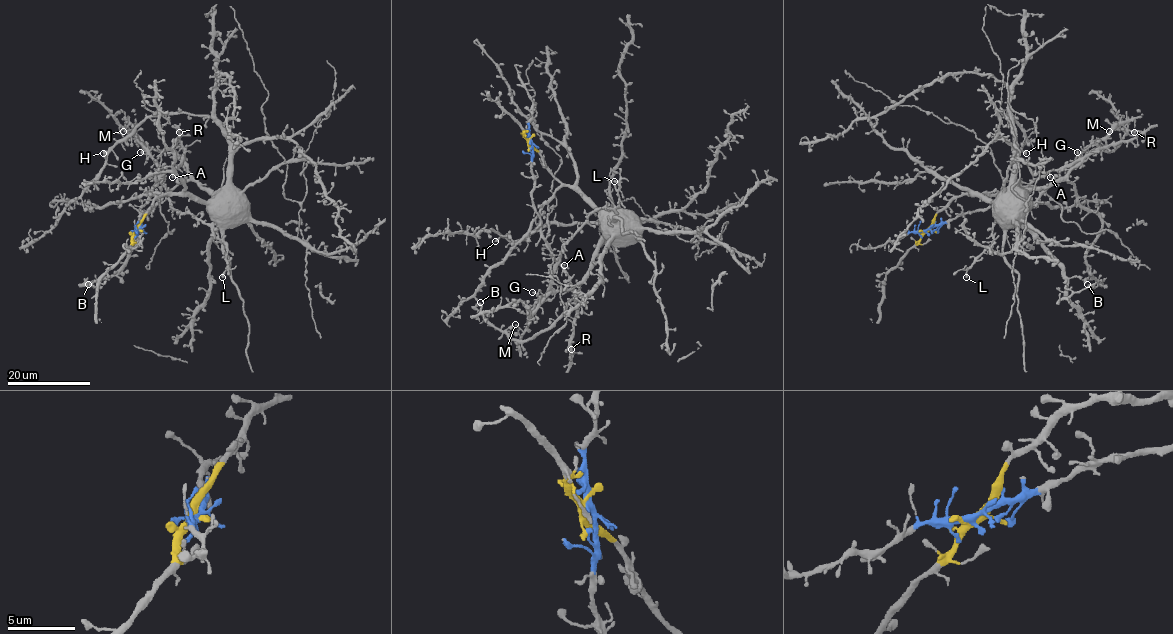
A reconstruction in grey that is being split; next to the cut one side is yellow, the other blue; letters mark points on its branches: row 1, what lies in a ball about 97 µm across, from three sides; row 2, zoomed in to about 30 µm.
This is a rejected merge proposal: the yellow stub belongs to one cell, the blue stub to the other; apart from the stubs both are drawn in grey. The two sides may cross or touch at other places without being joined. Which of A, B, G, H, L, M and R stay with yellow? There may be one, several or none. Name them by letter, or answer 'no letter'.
B, H

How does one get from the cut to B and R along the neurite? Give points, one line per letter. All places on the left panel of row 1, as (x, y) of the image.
B: (138, 229), (151, 203), (164, 194), (211, 198), (197, 182), (174, 186), (138, 221), (127, 261), (87, 285)
R: (138, 229), (140, 210), (149, 192), (160, 178), (182, 160), (179, 132)

